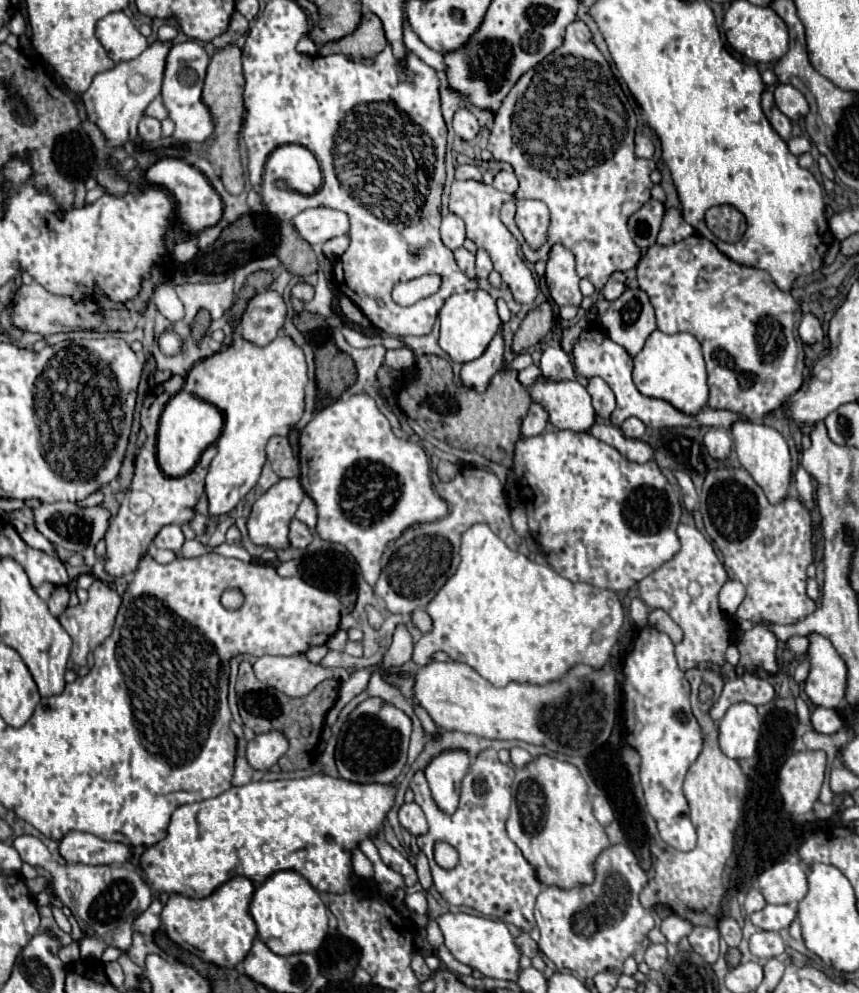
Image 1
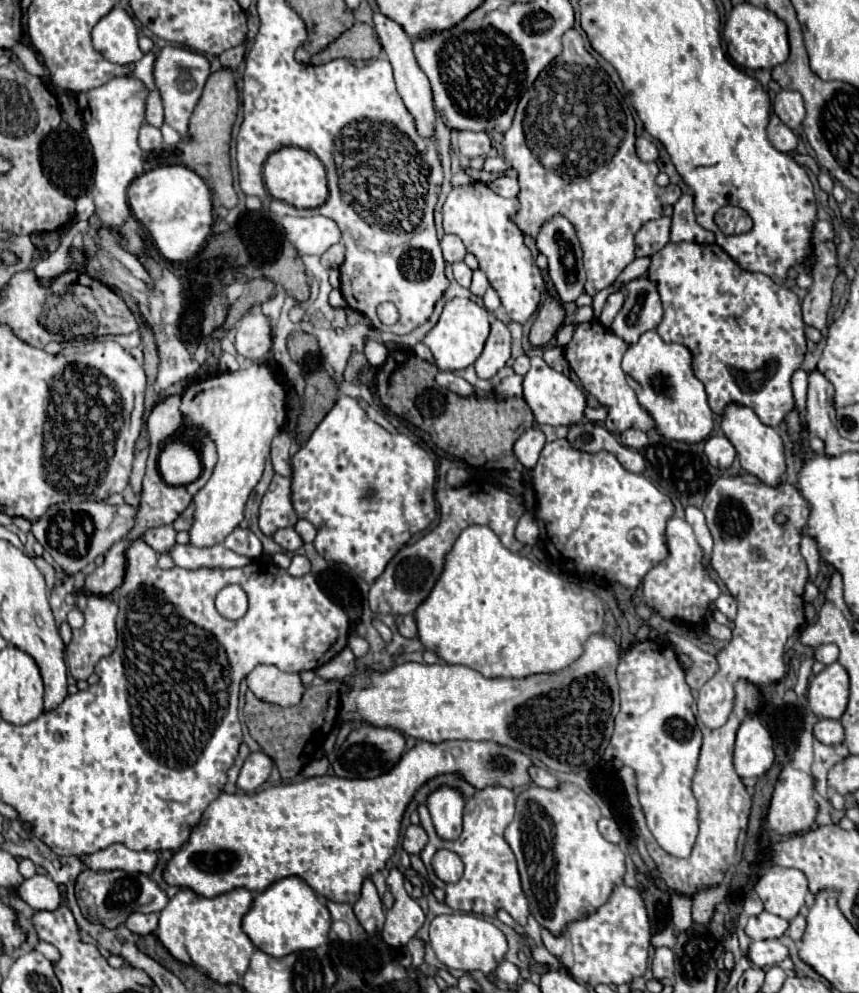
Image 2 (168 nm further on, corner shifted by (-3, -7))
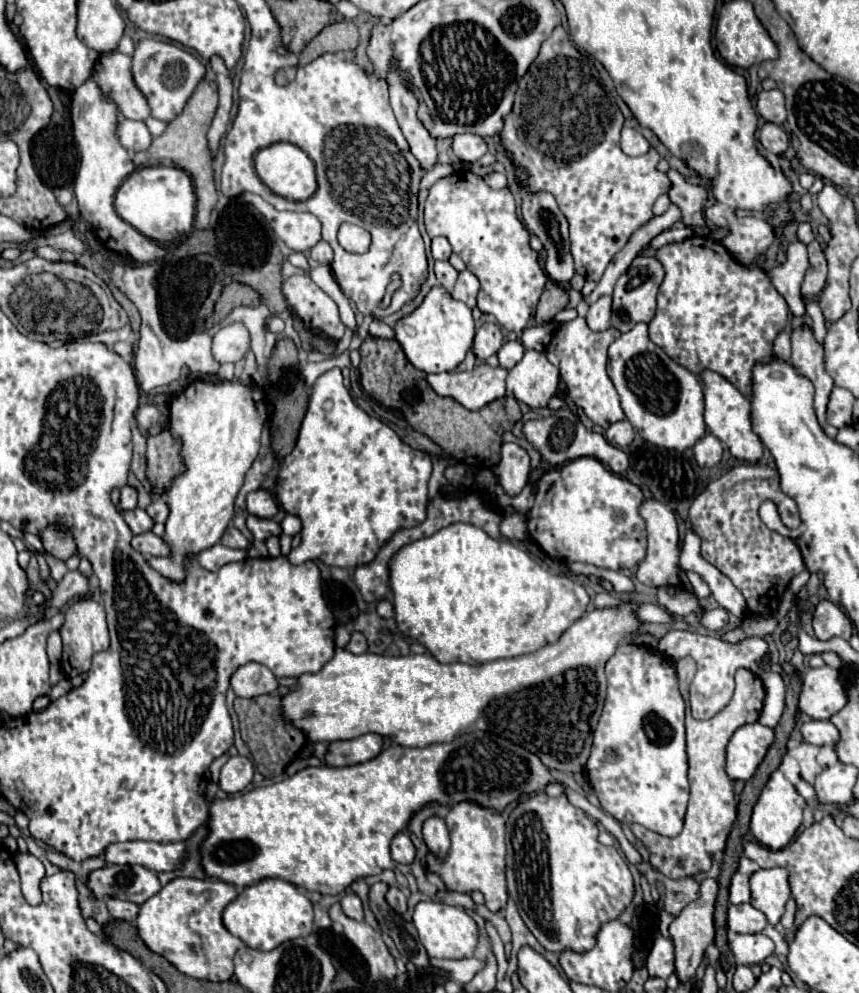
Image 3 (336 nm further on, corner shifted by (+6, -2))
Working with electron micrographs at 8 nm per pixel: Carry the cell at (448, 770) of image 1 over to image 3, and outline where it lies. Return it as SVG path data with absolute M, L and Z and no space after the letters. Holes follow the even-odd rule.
M430 816L424 822L422 834L424 834L424 842L430 848L430 852L434 852L438 856L446 856L448 854L450 836L448 836L448 826L444 824L442 816Z

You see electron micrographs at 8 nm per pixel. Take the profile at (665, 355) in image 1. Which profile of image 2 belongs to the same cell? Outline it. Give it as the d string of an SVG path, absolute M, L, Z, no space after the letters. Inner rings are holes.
M647 331L625 351L623 371L635 383L637 401L653 417L659 435L683 443L699 443L709 437L713 429L713 411L707 403L705 387L693 377L689 349L661 341L657 331Z

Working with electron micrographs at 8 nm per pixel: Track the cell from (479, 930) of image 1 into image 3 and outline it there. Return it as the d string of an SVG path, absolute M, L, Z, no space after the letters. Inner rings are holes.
M420 902L414 908L412 920L414 920L414 926L418 928L420 942L424 944L430 958L462 959L474 956L480 932L478 932L478 924L464 908L444 906L440 902ZM422 926L434 926L434 928L422 928Z

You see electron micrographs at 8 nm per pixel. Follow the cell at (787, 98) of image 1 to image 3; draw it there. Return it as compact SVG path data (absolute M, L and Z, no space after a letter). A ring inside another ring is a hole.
M778 88L768 90L768 92L760 92L758 94L758 102L756 102L756 110L758 114L774 124L784 124L786 122L786 104L784 104L784 92L780 92Z

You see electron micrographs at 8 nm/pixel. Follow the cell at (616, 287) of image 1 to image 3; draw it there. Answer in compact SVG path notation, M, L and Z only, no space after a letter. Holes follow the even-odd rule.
M602 296L600 300L596 300L588 314L586 314L586 322L592 330L600 332L600 330L606 330L610 328L610 306L612 306L612 298L610 296Z

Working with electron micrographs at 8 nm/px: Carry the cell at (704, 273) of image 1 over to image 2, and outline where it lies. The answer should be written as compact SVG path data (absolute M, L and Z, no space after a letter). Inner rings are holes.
M667 243L651 257L649 277L657 281L665 315L657 333L665 343L681 343L691 351L693 373L705 385L709 405L715 413L723 413L725 405L737 401L751 407L765 425L777 427L793 409L791 375L801 367L807 351L801 305L793 291L773 283L763 273L741 269L719 245Z

